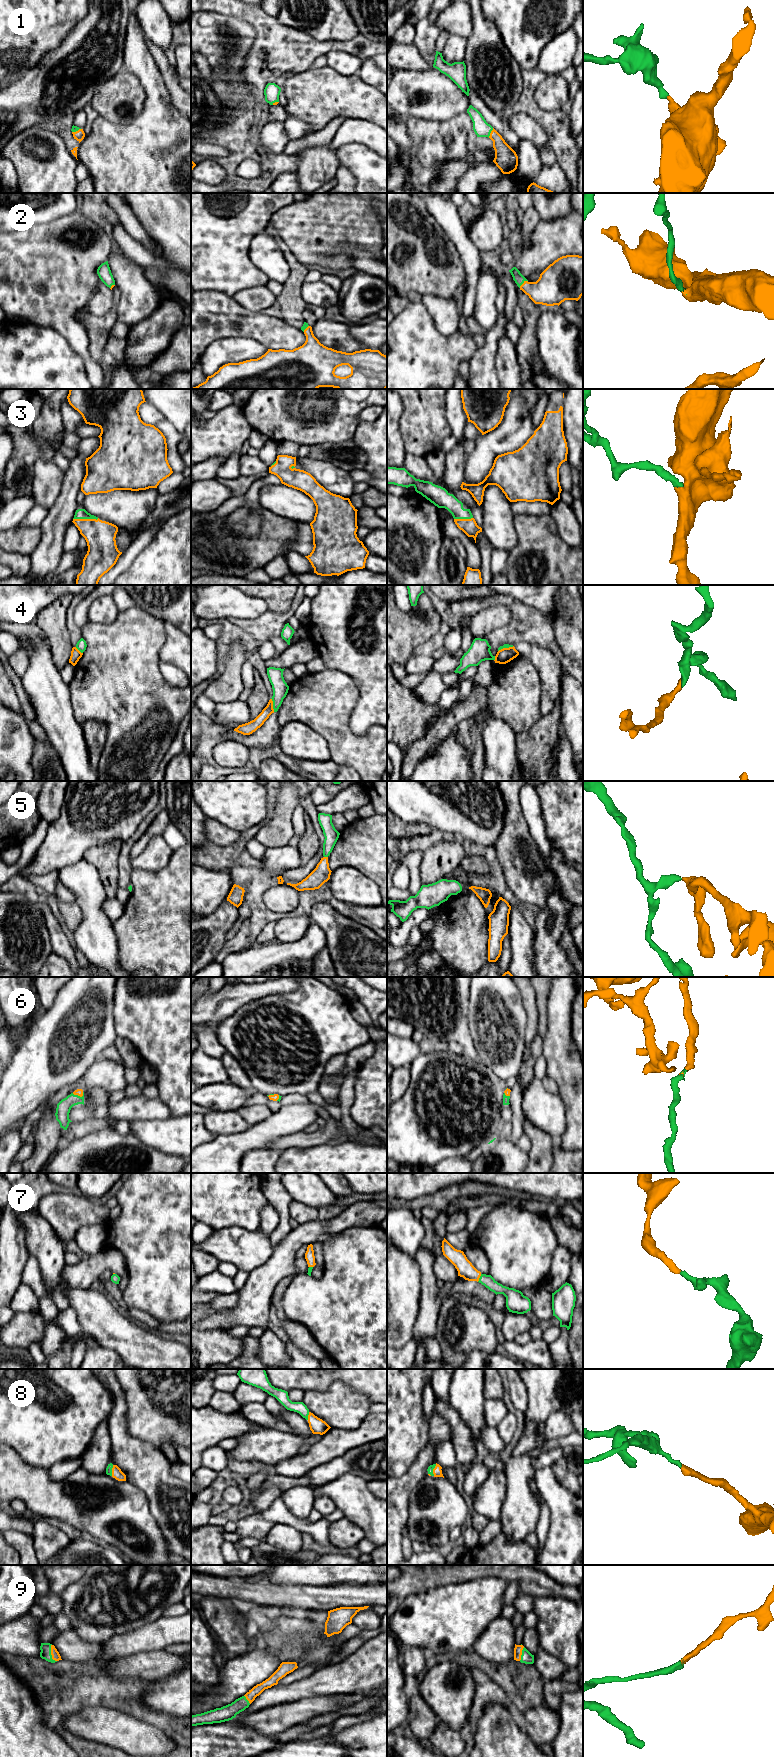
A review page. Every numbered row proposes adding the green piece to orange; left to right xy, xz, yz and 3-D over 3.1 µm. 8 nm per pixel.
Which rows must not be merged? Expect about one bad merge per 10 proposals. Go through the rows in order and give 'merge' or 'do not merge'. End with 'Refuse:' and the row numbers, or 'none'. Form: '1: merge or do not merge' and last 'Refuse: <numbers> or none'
1: merge
2: merge
3: merge
4: do not merge
5: merge
6: merge
7: merge
8: merge
9: merge
Refuse: 4

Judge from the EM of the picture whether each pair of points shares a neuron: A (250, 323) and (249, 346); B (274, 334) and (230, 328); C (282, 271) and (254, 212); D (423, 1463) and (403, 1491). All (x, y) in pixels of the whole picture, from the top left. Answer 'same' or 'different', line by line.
A: different
B: same
C: different
D: same

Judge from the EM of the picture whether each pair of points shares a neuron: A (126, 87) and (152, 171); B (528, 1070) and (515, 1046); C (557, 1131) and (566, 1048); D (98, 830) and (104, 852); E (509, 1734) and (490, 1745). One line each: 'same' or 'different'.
A: different
B: different
C: different
D: different
E: same

